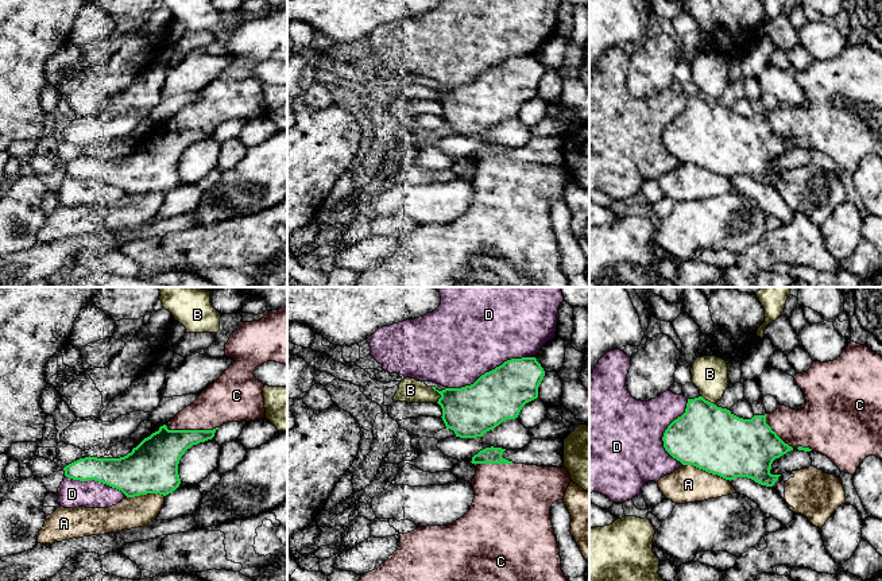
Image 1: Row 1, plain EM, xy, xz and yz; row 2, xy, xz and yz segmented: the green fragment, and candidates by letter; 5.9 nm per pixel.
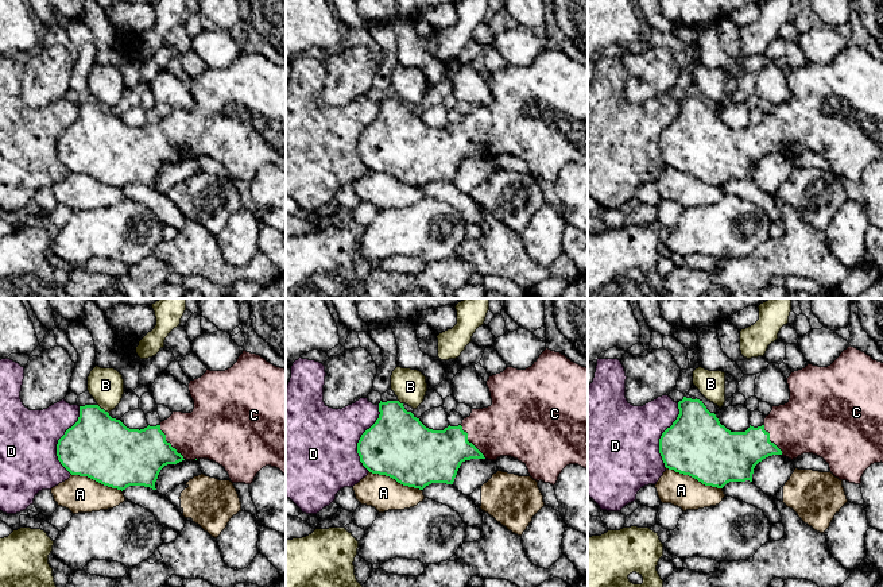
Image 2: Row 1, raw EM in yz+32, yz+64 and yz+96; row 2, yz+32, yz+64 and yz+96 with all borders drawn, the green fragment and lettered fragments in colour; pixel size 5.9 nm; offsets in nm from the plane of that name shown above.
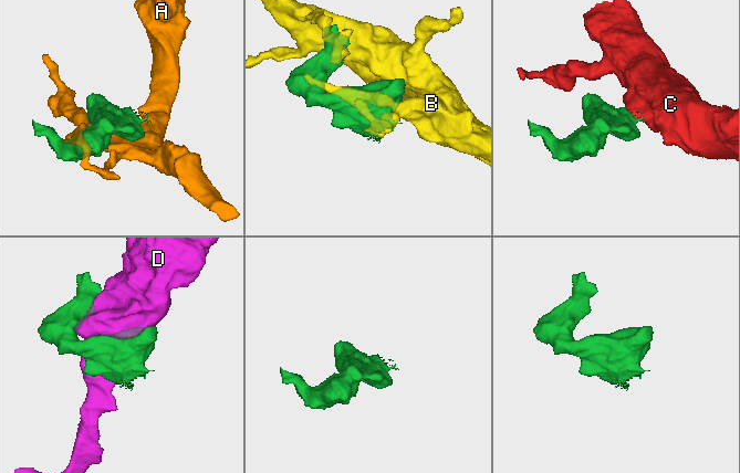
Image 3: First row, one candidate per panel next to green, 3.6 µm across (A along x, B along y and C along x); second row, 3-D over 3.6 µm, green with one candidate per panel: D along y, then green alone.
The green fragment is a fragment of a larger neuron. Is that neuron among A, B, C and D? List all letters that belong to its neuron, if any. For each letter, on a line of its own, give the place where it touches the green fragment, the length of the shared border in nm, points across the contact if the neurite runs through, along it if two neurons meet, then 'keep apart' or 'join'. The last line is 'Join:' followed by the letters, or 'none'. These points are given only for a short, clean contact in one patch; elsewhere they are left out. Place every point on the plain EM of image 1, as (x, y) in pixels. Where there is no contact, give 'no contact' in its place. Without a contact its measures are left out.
A: contact yz (707, 169); length 300 nm; keep apart
B: contact xz (438, 90); length 100 nm; keep apart
C: contact xy (192, 128); length 320 nm; join
D: contact xz (492, 68); length 550 nm; keep apart
Join: C

